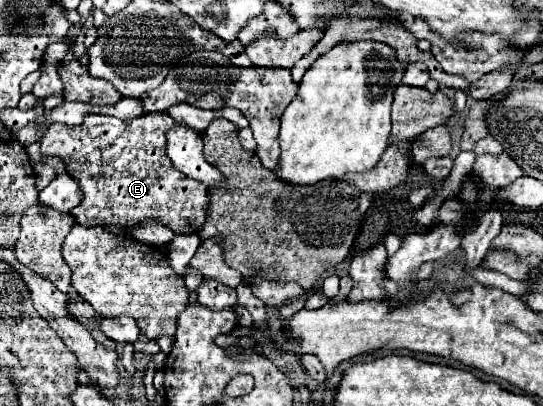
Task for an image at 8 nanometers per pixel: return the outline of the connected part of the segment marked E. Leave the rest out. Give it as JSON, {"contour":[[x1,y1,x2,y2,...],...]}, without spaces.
{"contour":[[87,113,85,121,77,127,71,125,49,125,41,139,41,151,53,153,65,161,67,173,77,179,79,189,83,193,81,203,71,211,77,223,85,227,93,225,117,225,123,233,131,233,133,227,145,225,149,221,163,223,175,235,197,233,207,217,209,195,203,183,183,177,167,159,167,131,175,125,175,121,167,113,147,113,133,121,121,121,111,115]]}

